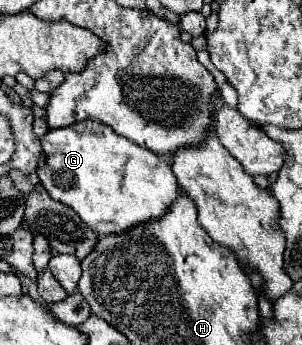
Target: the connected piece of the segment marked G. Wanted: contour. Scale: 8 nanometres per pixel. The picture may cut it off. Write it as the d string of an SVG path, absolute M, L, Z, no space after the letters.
M96 120L50 129L40 144L42 154L36 170L40 184L54 200L70 206L96 234L124 232L134 224L158 218L180 192L170 164L162 156L118 136Z

